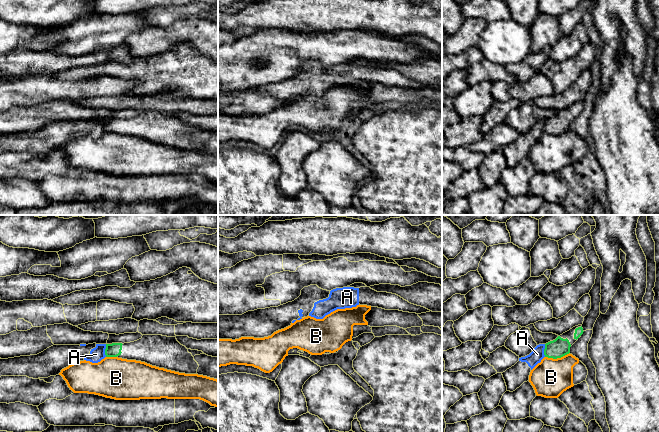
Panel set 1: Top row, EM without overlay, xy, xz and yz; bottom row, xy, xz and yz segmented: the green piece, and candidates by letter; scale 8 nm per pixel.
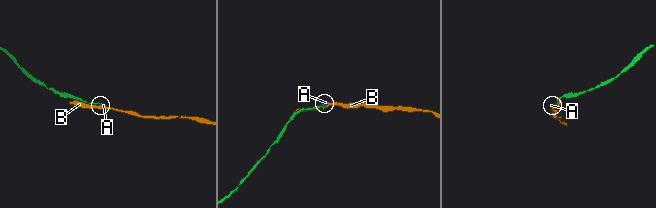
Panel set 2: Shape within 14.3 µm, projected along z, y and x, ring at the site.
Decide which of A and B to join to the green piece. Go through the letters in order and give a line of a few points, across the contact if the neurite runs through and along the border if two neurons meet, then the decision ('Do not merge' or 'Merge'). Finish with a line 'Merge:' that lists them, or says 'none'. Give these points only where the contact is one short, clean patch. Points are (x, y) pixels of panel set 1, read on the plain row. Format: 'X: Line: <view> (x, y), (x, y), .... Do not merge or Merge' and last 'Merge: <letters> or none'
A: Line: xy (106, 120), (105, 132). Do not merge
B: Do not merge
Merge: none

